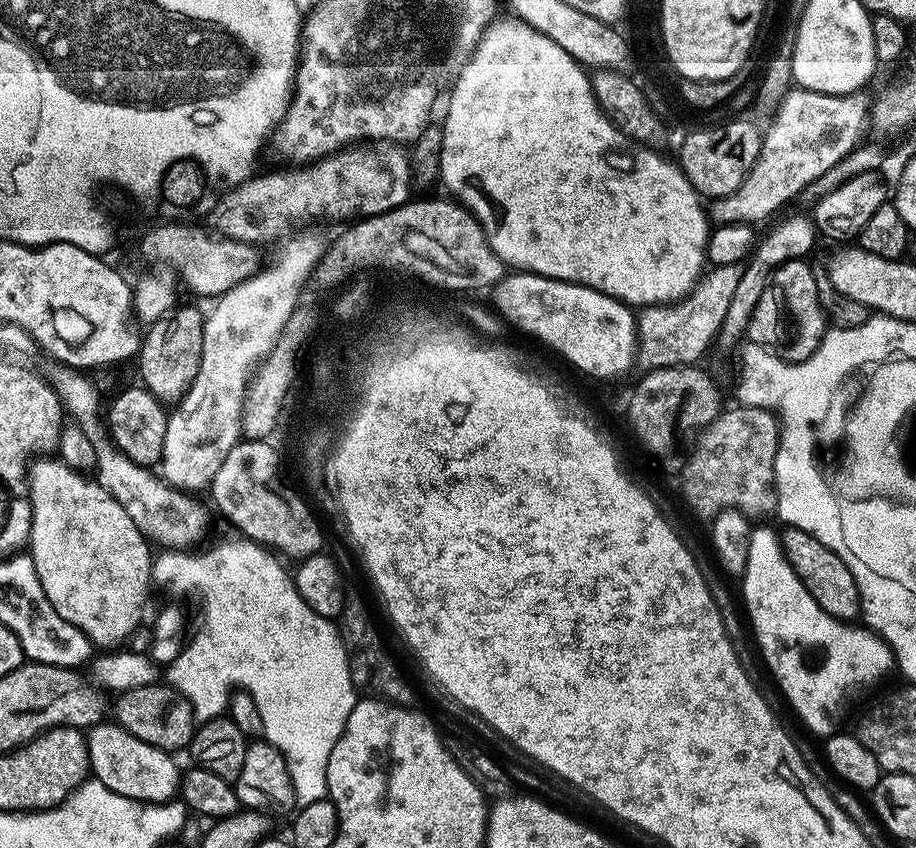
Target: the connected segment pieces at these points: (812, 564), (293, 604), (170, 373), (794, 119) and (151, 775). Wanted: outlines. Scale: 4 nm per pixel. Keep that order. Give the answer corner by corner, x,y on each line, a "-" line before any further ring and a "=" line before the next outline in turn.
791,526
783,530
785,532
781,531
779,538
784,557
790,562
794,574
798,574
802,586
806,586
814,602
818,602
818,606
822,606
826,614
837,616
840,620
855,621
861,615
860,595
854,582
854,574
850,574
846,562
842,562
842,558
834,554
830,546
822,546
822,542
816,536
806,534
806,530
=
232,540
229,544
220,544
217,548
210,549
209,552
198,552
199,550
193,552
188,550
164,550
153,559
152,579
157,585
160,583
164,588
177,588
180,592
200,592
201,598
204,599
204,621
201,622
200,629
193,634
192,640
190,636
190,639
185,643
176,661
173,664
167,665
166,680
171,687
179,690
192,703
192,712
196,715
197,721
200,722
225,715
230,699
230,689
233,686
239,686
243,691
250,693
254,698
254,702
258,702
258,714
262,714
263,739
275,746
282,754
282,758
286,762
288,773
292,779
297,805
300,808
305,808
306,806
310,806
310,802
318,802
327,797
328,779
326,778
326,766
330,762
330,750
334,750
334,742
338,742
338,738
346,726
346,718
350,718
350,710
356,705
358,689
352,685
348,655
340,637
339,627
329,617
320,616
314,610
310,610
310,606
306,606
302,594
298,594
298,590
296,589
293,573
289,569
287,572
275,560
277,557
263,543
260,544
251,544
248,540
=
181,308
168,312
150,324
148,333
140,341
138,361
143,387
147,388
161,404
175,405
187,393
194,382
202,362
202,338
204,337
205,313
196,308
=
796,86
779,101
776,117
763,133
760,153
734,194
713,199
710,216
716,224
750,224
772,216
783,204
799,197
834,162
842,162
861,143
860,134
870,116
863,95
831,96
=
103,722
92,726
87,729
86,739
91,775
101,780
110,790
114,790
114,794
145,802
167,802
177,795
182,779
181,769
176,769
176,764
172,761
175,759
161,748
142,742
142,738
134,738
134,734
130,734
115,722

